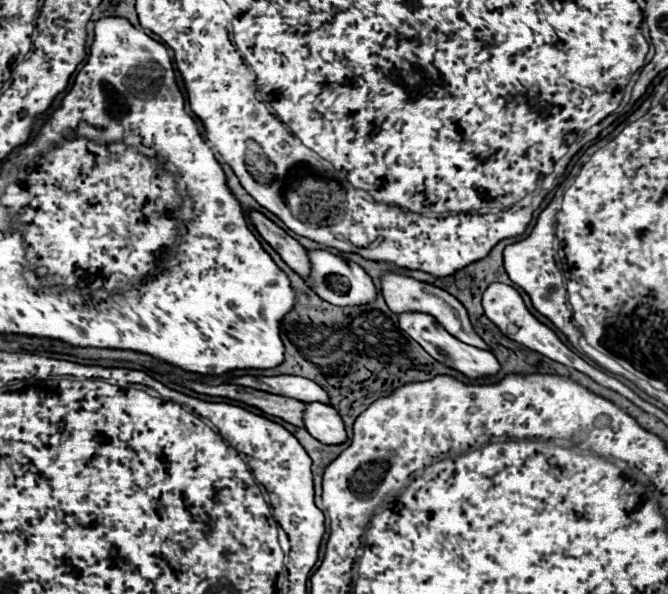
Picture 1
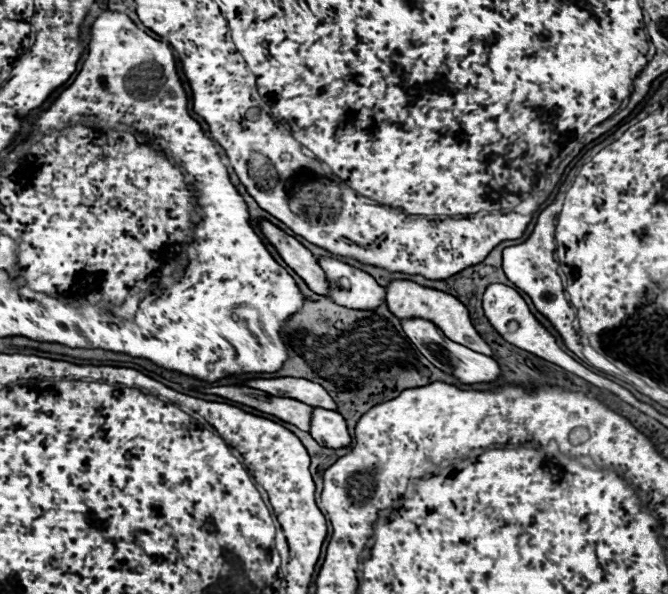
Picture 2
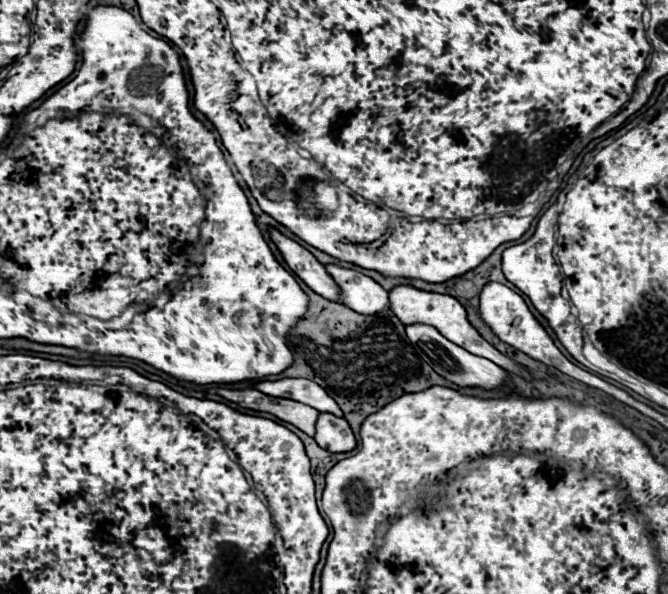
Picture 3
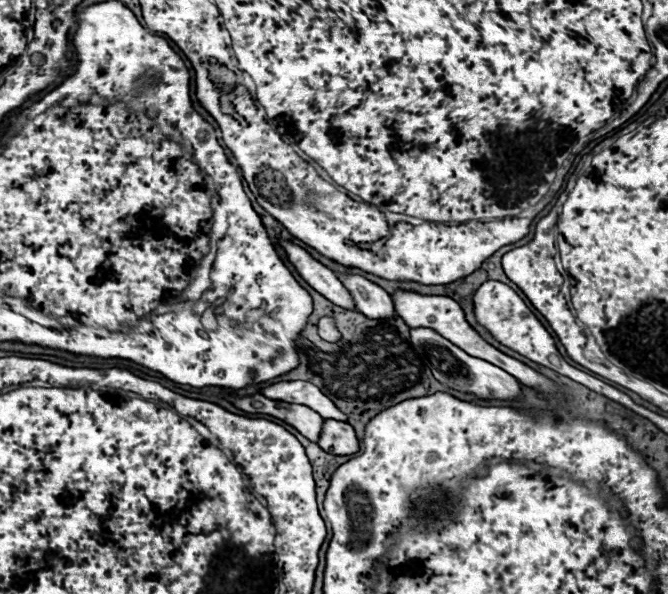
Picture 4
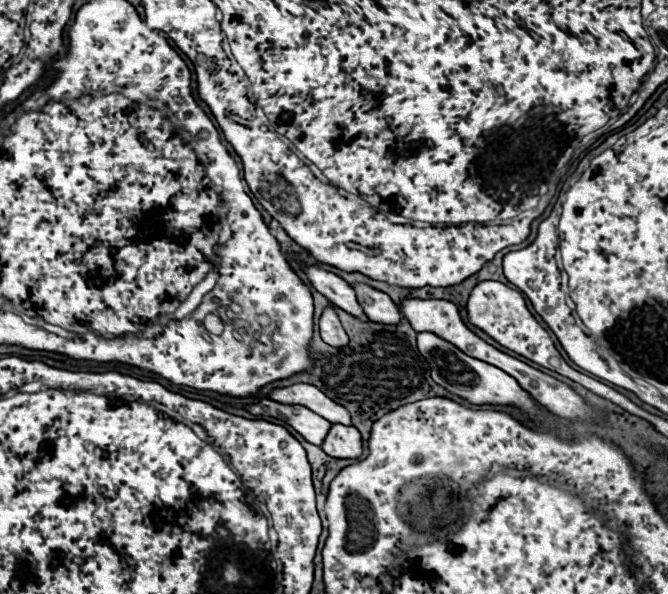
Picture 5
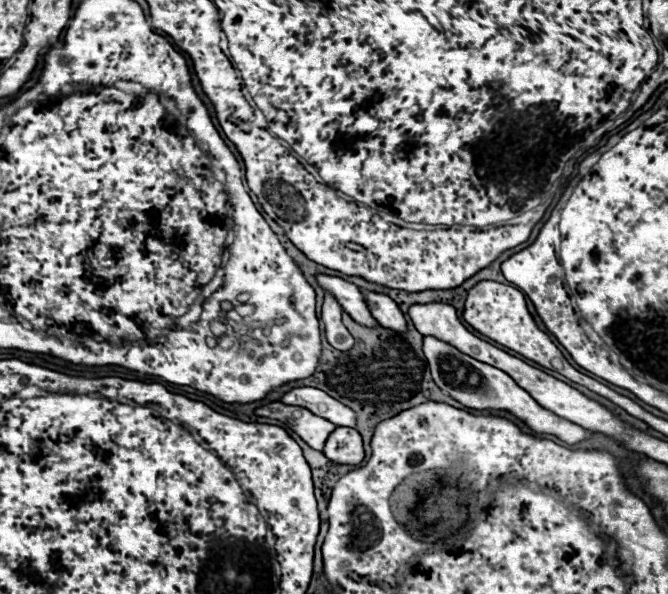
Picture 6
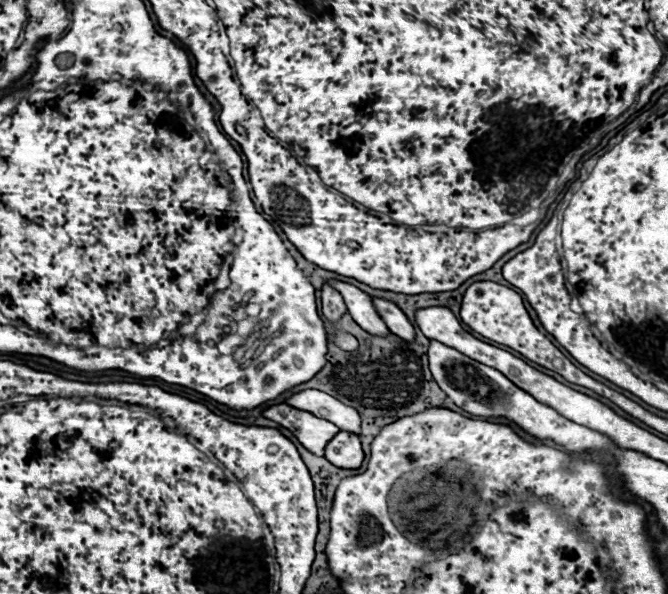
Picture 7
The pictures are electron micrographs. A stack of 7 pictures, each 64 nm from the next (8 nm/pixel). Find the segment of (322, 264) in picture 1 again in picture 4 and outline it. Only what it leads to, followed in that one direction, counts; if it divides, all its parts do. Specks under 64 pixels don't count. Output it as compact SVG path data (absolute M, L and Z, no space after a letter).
M336 272L336 276L346 286L350 296L354 298L354 306L358 308L358 312L362 312L364 316L374 318L374 320L394 316L392 296L384 288L380 288L378 284L366 280L364 276L358 276L358 274Z

